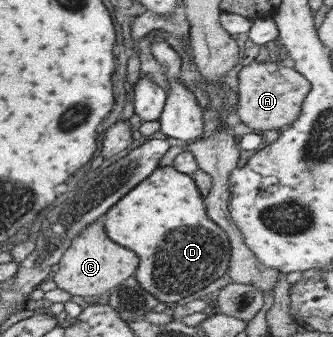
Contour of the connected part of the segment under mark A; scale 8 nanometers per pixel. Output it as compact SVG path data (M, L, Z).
M244 59L238 67L236 91L238 101L234 115L236 121L260 133L264 130L278 130L289 126L299 116L310 84L304 76L295 72L290 64L279 61L256 63Z

